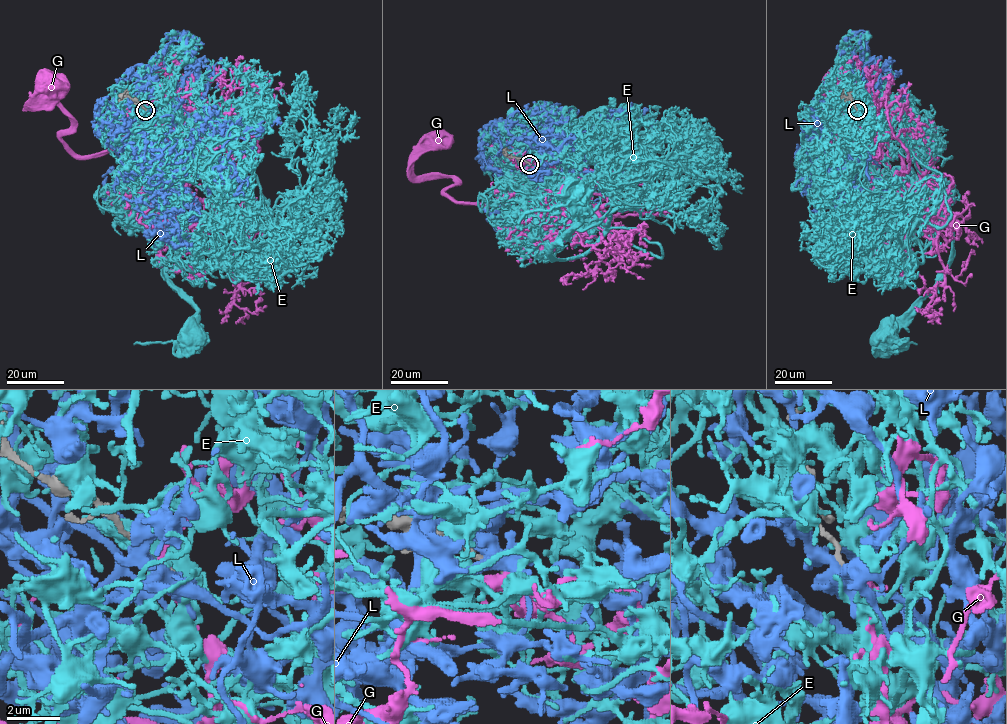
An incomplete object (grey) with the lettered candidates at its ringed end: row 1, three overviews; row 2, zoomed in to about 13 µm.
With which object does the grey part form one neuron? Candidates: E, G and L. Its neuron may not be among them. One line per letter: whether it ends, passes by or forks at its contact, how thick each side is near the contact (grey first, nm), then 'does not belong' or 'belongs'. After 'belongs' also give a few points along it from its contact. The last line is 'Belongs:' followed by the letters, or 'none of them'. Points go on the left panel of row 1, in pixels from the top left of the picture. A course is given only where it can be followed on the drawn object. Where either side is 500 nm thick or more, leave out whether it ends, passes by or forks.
E: it passes by; 240 nm thick on the grey side, 180 nm on the other; does not belong
G: it forks there; 220 nm thick on the grey side, 360 nm on the other; belongs; it runs (145, 109), (207, 137), (125, 186), (219, 209), (78, 156), (28, 107), (48, 80)
L: it forks there; 280 nm thick on the grey side, 480 nm on the other; does not belong
Belongs: G

